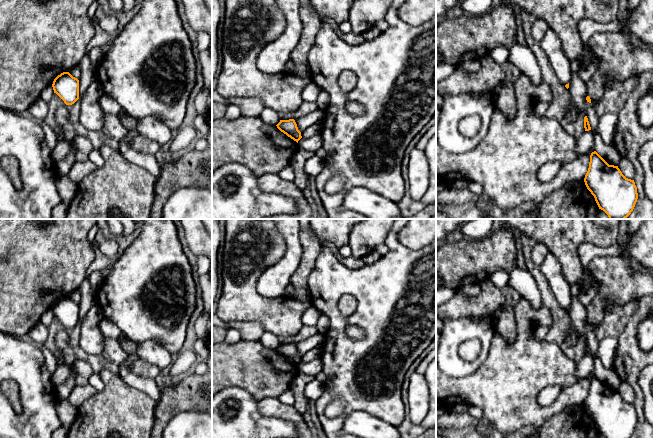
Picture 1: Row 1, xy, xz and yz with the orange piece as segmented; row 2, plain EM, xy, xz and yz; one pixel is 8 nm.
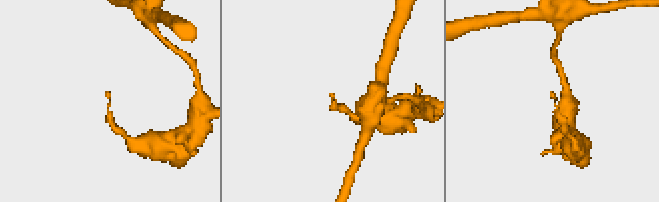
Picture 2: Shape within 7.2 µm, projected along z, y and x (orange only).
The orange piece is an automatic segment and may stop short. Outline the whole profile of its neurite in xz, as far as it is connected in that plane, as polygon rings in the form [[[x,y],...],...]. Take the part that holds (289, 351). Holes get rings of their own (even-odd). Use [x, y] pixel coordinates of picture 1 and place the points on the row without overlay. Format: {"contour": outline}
{"contour": [[[294,343],[280,344],[280,346],[276,350],[281,356],[286,358],[297,367],[302,362],[301,356],[298,354],[297,348]]]}

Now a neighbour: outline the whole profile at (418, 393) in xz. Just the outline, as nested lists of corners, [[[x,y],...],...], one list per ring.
[[[415,372],[410,378],[406,415],[413,425],[420,425],[429,407],[429,389],[423,374]]]

